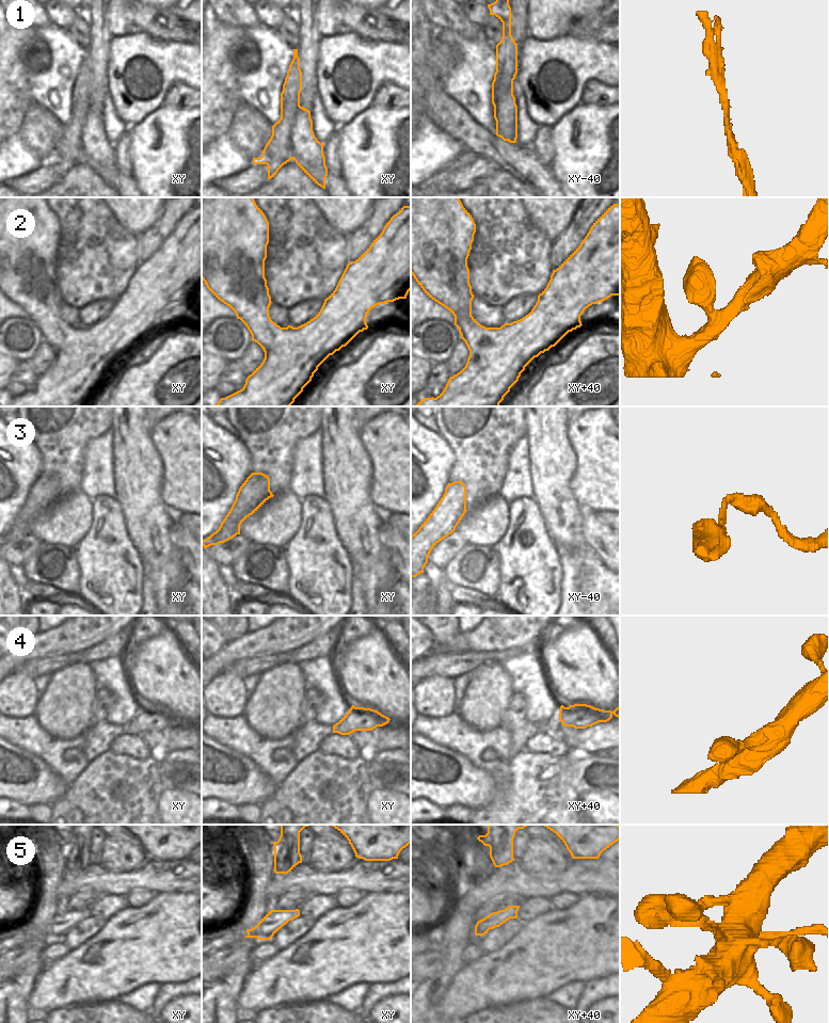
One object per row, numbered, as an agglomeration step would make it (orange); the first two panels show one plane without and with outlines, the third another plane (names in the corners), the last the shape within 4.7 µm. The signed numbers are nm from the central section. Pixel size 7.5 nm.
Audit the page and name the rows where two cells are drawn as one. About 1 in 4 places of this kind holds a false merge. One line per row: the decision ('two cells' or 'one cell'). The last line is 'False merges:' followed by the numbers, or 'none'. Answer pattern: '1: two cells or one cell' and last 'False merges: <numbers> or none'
1: two cells
2: one cell
3: one cell
4: one cell
5: two cells
False merges: 1, 5

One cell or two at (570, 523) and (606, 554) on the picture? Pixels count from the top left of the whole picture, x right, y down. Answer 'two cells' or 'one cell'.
two cells

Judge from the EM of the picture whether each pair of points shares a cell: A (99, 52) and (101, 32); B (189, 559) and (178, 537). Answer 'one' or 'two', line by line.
A: one
B: one

